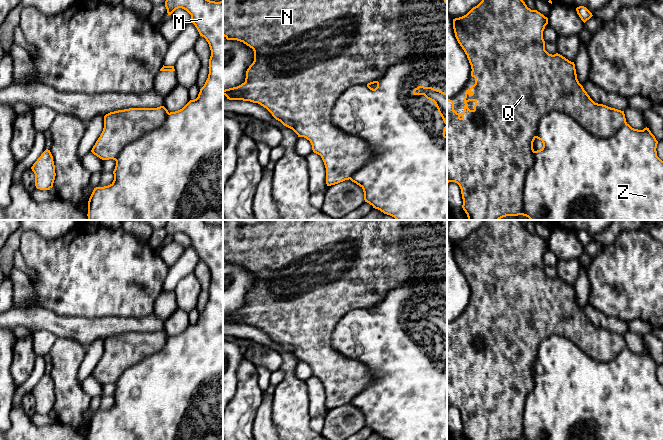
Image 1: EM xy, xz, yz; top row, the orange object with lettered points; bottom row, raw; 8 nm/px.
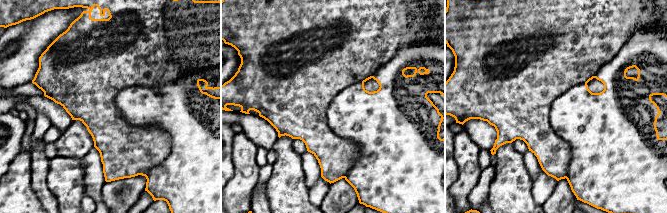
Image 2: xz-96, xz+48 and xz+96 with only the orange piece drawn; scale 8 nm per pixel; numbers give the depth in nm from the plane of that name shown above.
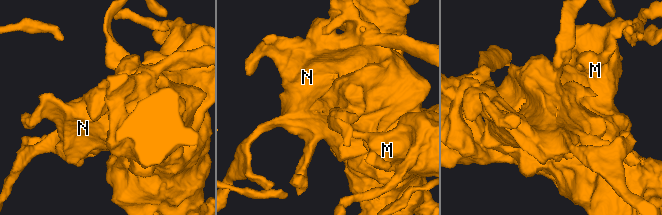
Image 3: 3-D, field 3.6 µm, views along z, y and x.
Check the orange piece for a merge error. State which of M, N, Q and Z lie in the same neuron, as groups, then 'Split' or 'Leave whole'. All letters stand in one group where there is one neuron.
Groups: M Z / N Q. Split

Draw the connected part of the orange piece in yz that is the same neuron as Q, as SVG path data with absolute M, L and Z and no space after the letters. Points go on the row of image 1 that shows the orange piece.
M482 0L473 7L466 15L453 19L455 37L464 50L471 65L471 76L475 78L475 84L466 90L464 97L464 111L457 113L454 110L454 102L447 100L447 183L455 182L461 189L463 205L468 220L500 220L506 216L522 215L523 185L528 169L534 163L533 142L536 138L537 127L542 116L551 111L558 110L569 115L582 127L598 138L609 138L615 135L626 124L624 111L595 103L577 79L574 62L569 61L562 55L549 54L545 50L543 31L548 24L548 18L537 10L531 10L523 0Z

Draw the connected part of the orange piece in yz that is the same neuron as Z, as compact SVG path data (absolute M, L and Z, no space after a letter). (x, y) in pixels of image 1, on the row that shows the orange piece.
M558 110L542 116L536 132L543 147L534 151L534 163L528 169L523 185L522 215L530 220L663 220L663 161L657 156L655 136L649 128L638 130L624 124L619 131L609 138L598 138L592 135L569 115Z

